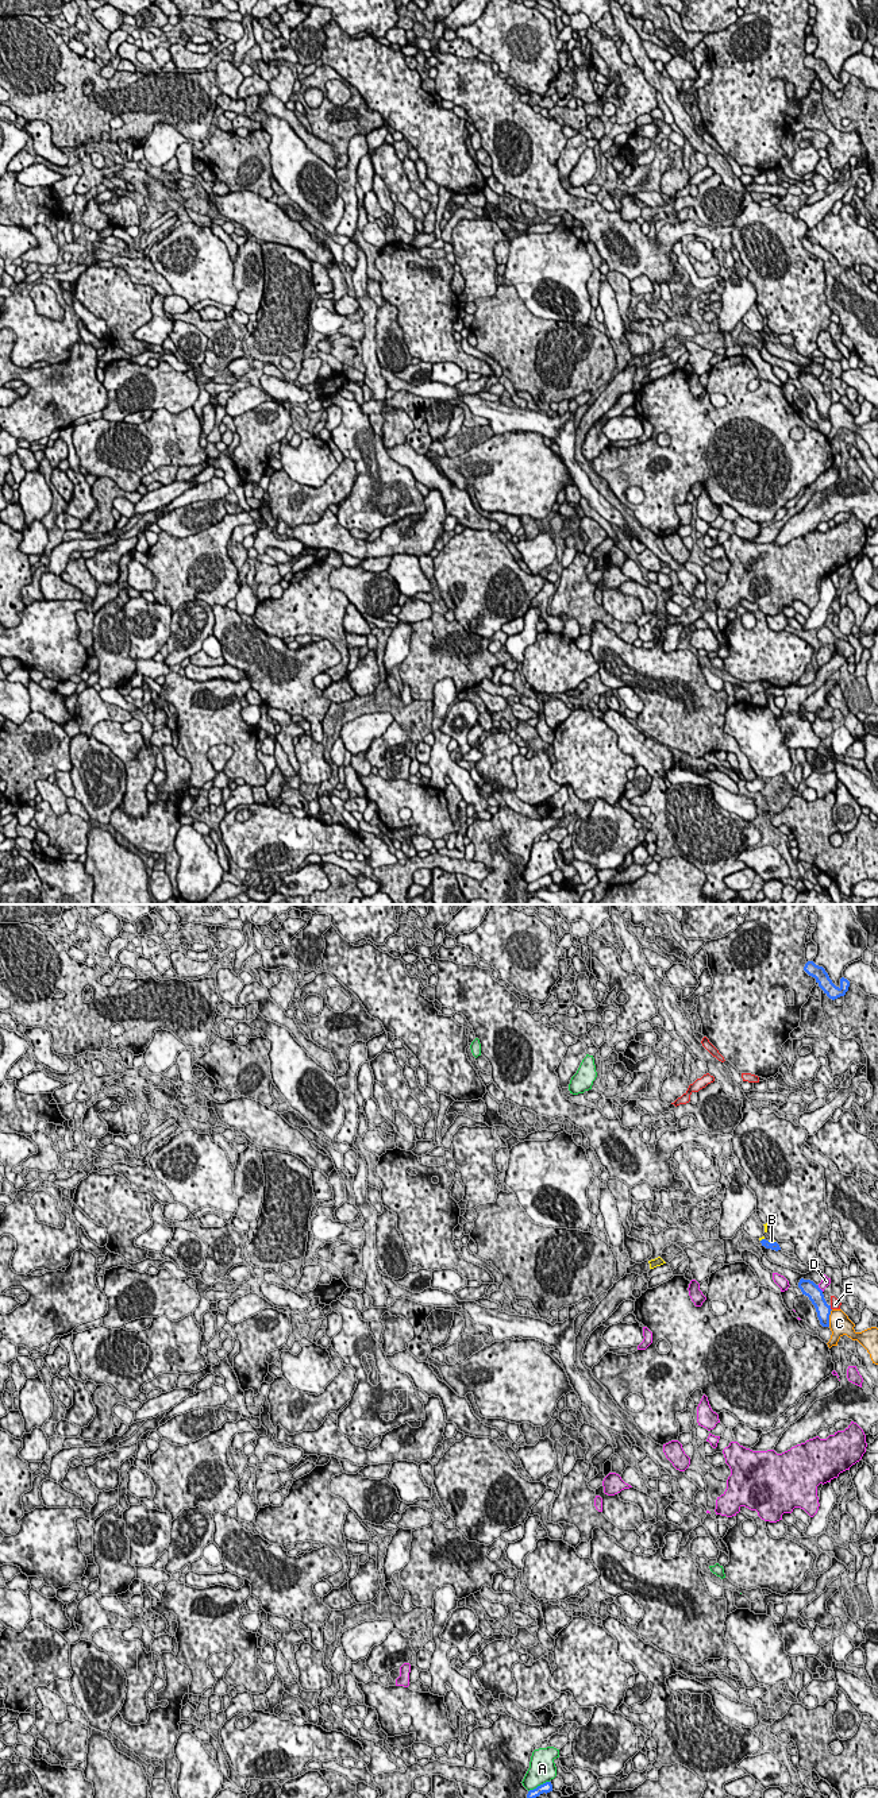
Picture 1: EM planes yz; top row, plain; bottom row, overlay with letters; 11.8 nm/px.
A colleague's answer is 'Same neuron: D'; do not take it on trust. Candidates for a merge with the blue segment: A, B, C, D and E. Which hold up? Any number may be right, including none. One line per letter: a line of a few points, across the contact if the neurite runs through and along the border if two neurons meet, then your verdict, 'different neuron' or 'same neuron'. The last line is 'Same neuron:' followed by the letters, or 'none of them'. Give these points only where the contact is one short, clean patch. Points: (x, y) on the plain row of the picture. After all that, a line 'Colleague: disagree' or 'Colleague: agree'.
A: different neuron
B: yz (767, 334), (774, 335) | different neuron
C: yz (832, 402), (828, 419) | different neuron
D: different neuron
E: yz (830, 398), (831, 402) | different neuron
Same neuron: none of them
Colleague: disagree

